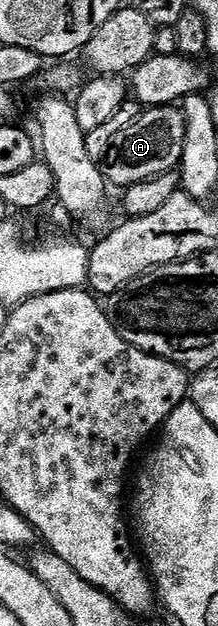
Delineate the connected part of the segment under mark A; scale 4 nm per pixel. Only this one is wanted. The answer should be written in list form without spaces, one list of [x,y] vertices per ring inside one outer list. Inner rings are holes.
[[[178,106],[147,107],[140,110],[132,123],[125,125],[117,137],[109,145],[103,162],[103,177],[112,188],[122,189],[129,185],[137,185],[137,181],[149,181],[149,177],[157,177],[161,173],[174,171],[183,162],[183,146],[185,145],[185,119]]]

